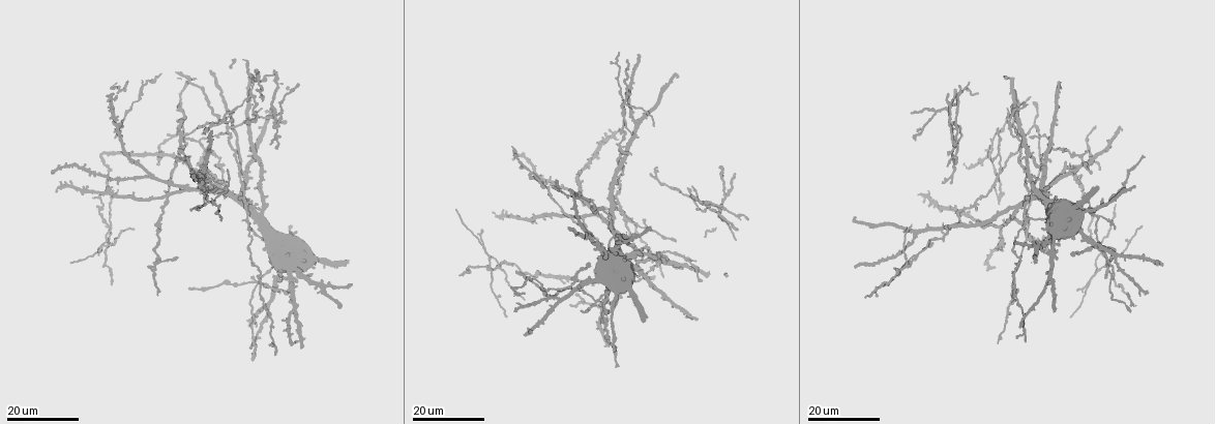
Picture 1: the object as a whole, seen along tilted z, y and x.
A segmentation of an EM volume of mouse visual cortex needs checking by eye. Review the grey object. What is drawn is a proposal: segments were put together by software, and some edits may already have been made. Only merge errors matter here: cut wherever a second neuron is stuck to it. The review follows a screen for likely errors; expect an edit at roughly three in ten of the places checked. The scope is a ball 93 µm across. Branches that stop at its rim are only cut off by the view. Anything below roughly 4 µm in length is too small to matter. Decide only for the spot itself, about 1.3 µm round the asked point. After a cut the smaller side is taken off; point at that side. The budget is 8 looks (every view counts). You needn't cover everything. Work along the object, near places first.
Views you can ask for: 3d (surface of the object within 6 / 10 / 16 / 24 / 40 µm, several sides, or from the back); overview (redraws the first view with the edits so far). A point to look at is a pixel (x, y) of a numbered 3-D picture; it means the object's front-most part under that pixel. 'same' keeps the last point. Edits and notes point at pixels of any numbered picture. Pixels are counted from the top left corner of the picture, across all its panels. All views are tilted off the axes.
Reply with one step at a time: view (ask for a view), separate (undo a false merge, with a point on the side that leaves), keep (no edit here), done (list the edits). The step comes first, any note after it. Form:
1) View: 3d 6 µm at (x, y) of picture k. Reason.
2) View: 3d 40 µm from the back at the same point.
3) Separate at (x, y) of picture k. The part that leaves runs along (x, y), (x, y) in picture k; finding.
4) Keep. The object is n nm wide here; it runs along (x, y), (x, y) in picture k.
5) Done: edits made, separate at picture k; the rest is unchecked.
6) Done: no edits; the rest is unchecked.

View: 3d 16 µm at (687, 257) of picture 1. Four-way junction.

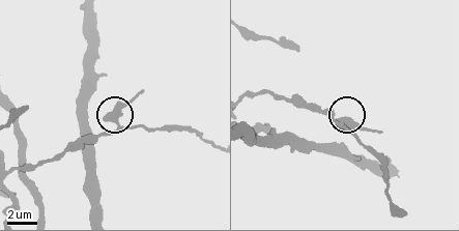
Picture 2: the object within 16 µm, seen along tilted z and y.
View: 3d 6 µm at (116, 123) of picture 2.

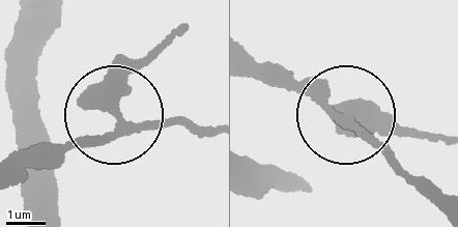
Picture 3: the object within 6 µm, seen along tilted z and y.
View: 3d 6 µm from the back at (118, 114) of picture 3.

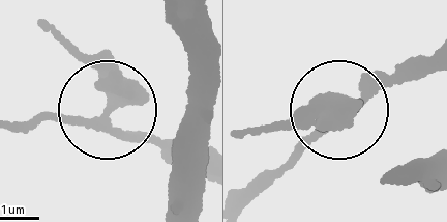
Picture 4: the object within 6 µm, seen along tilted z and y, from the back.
Keep. The object is 320 nm wide here; all the same neuron.

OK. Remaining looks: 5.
View: 3d 24 µm at (936, 240) of picture 1. Arms run side by side.

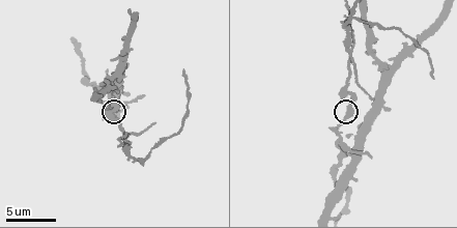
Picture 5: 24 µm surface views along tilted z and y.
View: 3d 6 µm at (346, 116) of picture 5.

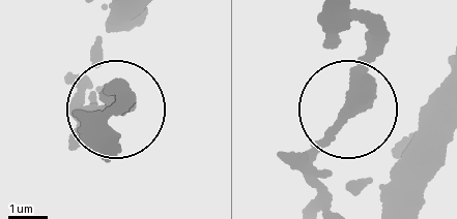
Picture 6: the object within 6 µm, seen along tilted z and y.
Keep. 4 arms meet here; one neuron here.

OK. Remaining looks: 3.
View: 3d 6 µm at (348, 212) of picture 5.

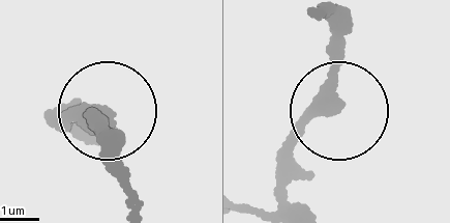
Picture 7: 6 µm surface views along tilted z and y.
Keep. The object is 380 nm wide here; it runs along (289, 207), (302, 132), (335, 106), (342, 15) in picture 7; one neuron here.

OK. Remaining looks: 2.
View: 3d 6 µm at (352, 45) of picture 5. Side arm on a straight run.

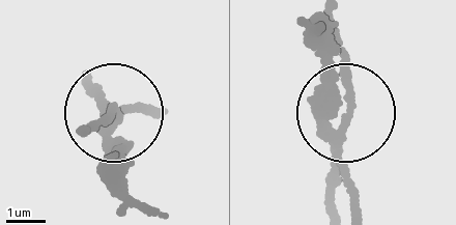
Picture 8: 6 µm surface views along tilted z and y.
View: 3d 6 µm from the back at (345, 118) of picture 8. From behind.

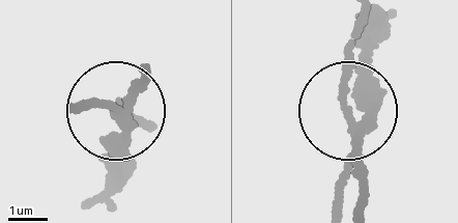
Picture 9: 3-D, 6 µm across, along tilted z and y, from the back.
Separate at (90, 100) of picture 9. The part that leaves runs along (350, 130), (348, 77), (364, 17) in picture 9; two neurons meet here.

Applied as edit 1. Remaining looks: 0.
Done: edits made, separate at picture 9; the rest is unchecked.

